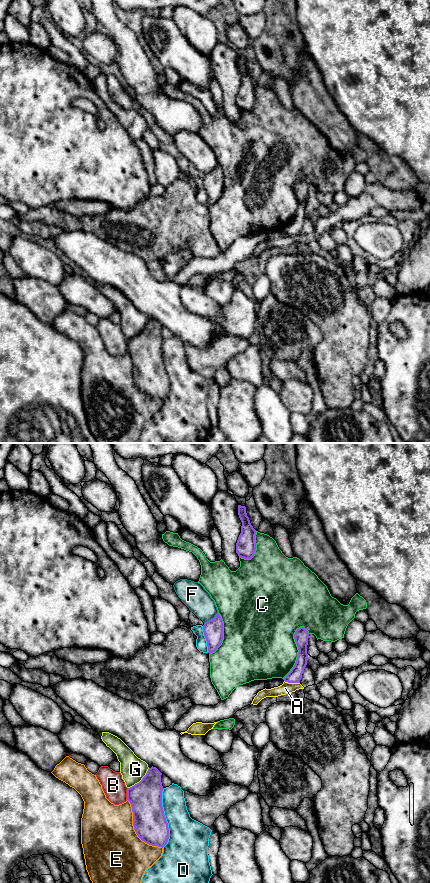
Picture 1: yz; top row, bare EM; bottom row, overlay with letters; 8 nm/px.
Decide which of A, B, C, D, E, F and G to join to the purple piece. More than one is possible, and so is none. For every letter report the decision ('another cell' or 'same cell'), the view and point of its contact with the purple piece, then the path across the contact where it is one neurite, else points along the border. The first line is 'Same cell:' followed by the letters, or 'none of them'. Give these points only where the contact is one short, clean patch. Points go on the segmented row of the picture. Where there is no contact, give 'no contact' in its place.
Same cell: none of them
A: another cell | yz (292, 682) | along yz (284, 680), (299, 683)
B: another cell | yz (127, 794)
C: another cell | yz (299, 651)
D: another cell | yz (165, 818)
E: another cell | yz (134, 829)
F: another cell | yz (211, 619)
G: another cell | yz (141, 780)

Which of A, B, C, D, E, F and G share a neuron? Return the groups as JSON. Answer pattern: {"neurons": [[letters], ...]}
{"neurons": [["A"], ["B"], ["C"], ["D"], ["E"], ["F"], ["G"]]}

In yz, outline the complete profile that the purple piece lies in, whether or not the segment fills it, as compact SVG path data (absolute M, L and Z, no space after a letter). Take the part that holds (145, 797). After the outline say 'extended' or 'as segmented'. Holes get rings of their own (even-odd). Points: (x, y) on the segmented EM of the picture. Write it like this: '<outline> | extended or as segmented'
M156 767L149 768L139 783L127 789L127 800L132 807L133 826L138 837L149 845L163 848L169 839L169 828L162 807L164 788L161 775L162 773Z | as segmented

